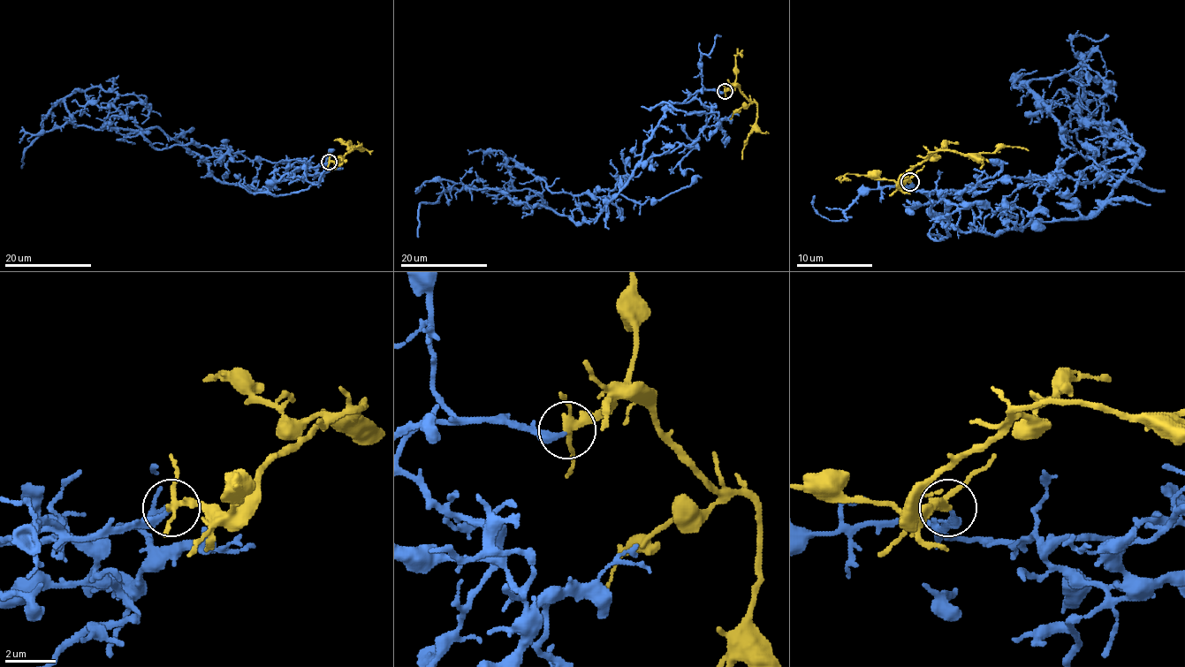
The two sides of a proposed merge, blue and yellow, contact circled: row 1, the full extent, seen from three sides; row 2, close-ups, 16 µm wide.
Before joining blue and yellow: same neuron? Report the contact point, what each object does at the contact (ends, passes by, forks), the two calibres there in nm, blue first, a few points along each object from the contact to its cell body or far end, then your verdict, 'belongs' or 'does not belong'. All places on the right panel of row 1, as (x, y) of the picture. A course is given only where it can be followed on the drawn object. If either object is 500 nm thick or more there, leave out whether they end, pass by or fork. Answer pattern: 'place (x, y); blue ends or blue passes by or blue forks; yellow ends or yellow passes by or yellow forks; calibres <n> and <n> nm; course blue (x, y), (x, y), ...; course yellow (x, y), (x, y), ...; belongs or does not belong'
place (910, 181); blue ends; yellow forks; calibres 240 and 220 nm; course blue (911, 182), (960, 231), (1085, 220), (1140, 147), (1080, 124), (1091, 49), (1029, 84), (1106, 172), (1060, 187); course yellow (909, 182), (900, 180), (929, 154), (938, 150), (991, 154), (1014, 146), (1029, 150); belongs

